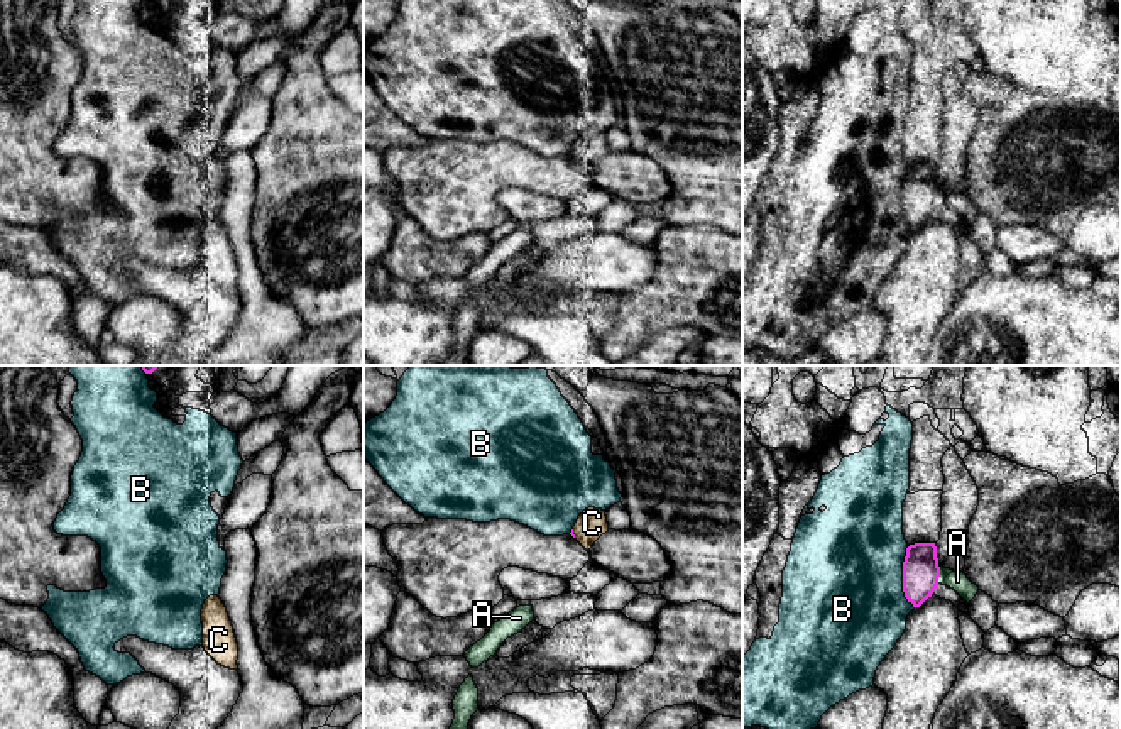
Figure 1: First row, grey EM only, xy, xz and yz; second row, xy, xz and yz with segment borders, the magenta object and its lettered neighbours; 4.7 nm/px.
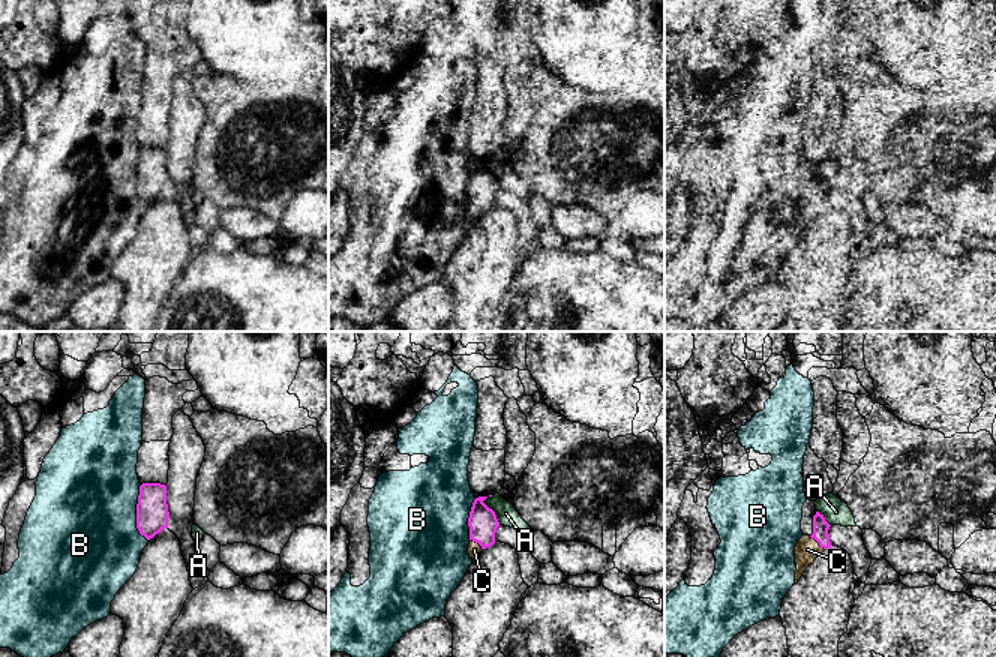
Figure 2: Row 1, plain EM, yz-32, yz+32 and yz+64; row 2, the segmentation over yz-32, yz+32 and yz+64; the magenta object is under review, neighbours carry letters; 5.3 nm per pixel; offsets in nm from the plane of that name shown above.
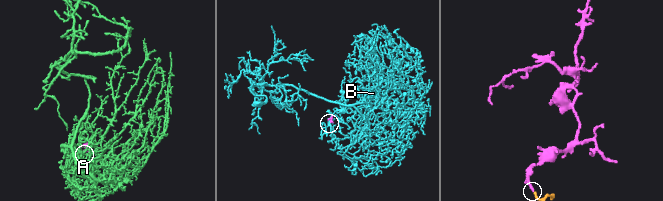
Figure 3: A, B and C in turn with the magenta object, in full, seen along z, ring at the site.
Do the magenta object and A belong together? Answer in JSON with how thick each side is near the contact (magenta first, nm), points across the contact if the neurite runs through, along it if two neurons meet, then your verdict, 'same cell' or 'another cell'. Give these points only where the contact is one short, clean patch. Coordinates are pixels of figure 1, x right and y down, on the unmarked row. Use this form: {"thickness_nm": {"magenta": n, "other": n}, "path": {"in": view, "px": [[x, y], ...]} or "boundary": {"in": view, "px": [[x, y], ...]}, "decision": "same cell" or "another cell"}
{"thickness_nm": {"magenta": 180, "other": 90}, "decision": "another cell"}

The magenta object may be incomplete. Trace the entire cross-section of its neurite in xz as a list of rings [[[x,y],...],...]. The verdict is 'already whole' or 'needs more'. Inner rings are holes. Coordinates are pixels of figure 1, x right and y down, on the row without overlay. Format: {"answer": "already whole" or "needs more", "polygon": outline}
{"answer": "needs more", "polygon": [[[588,129],[578,137],[570,156],[588,173],[592,166],[607,152],[609,144],[605,132]]]}

